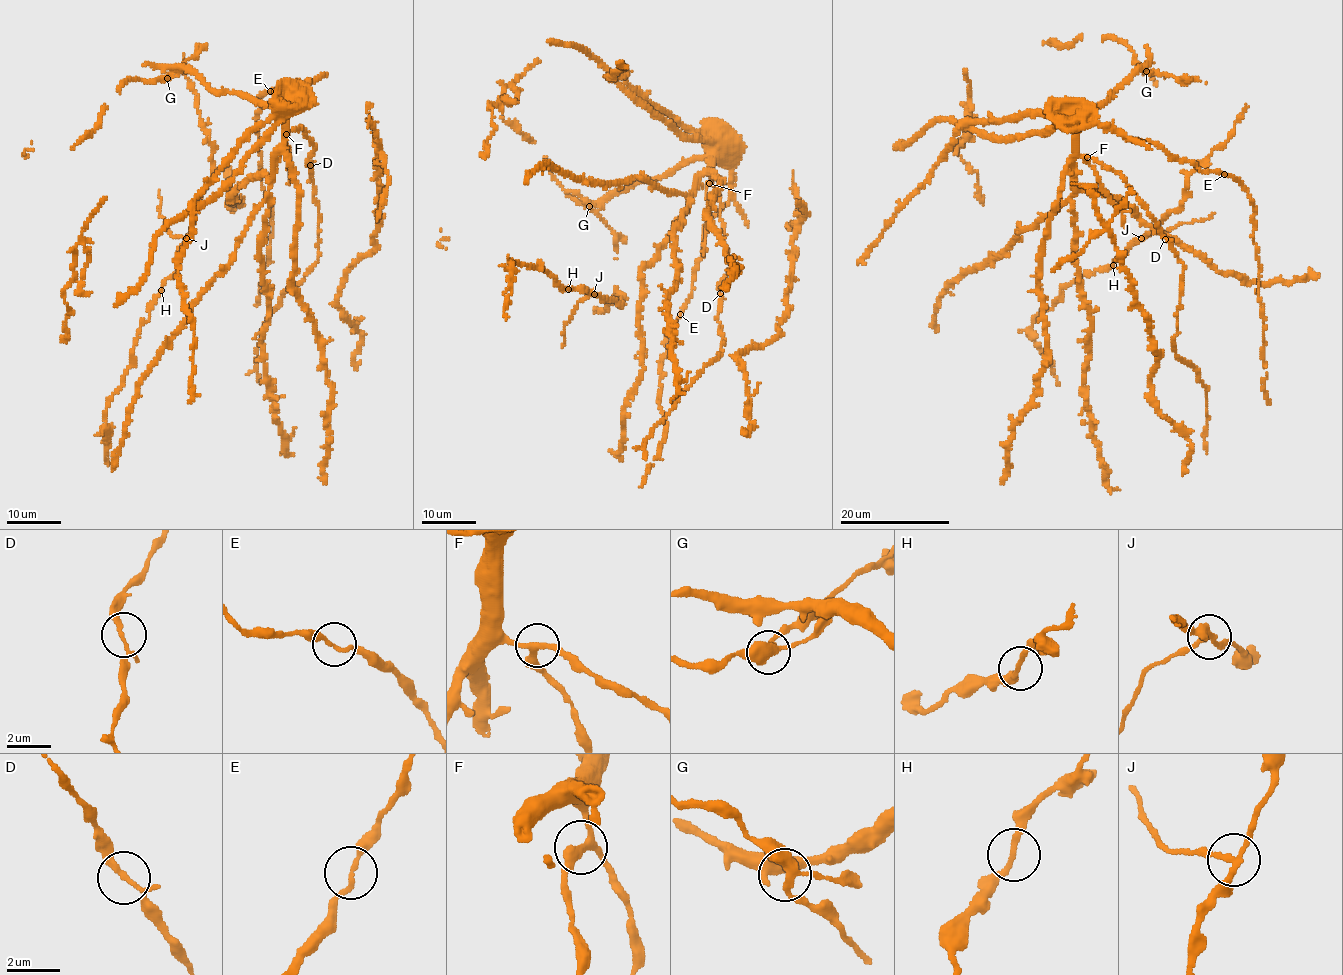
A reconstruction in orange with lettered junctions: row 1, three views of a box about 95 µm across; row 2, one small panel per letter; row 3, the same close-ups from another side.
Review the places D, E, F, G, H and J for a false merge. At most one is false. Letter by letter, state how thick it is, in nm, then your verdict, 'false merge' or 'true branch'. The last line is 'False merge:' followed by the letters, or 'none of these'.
D: 180 nm | true branch
E: 180 nm | true branch
F: 280 nm | true branch
G: 320 nm | true branch
H: 200 nm | true branch
J: 200 nm | false merge
False merge: J

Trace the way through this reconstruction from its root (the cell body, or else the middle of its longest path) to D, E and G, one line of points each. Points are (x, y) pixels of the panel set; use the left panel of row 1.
D: (286, 137), (292, 129), (299, 126), (304, 130), (306, 137), (315, 147), (308, 160), (310, 165)
E: (286, 137), (287, 110), (305, 81), (290, 91), (284, 86), (285, 91), (278, 94), (270, 90)
G: (286, 137), (281, 106), (209, 90), (182, 67), (176, 76), (167, 78)

